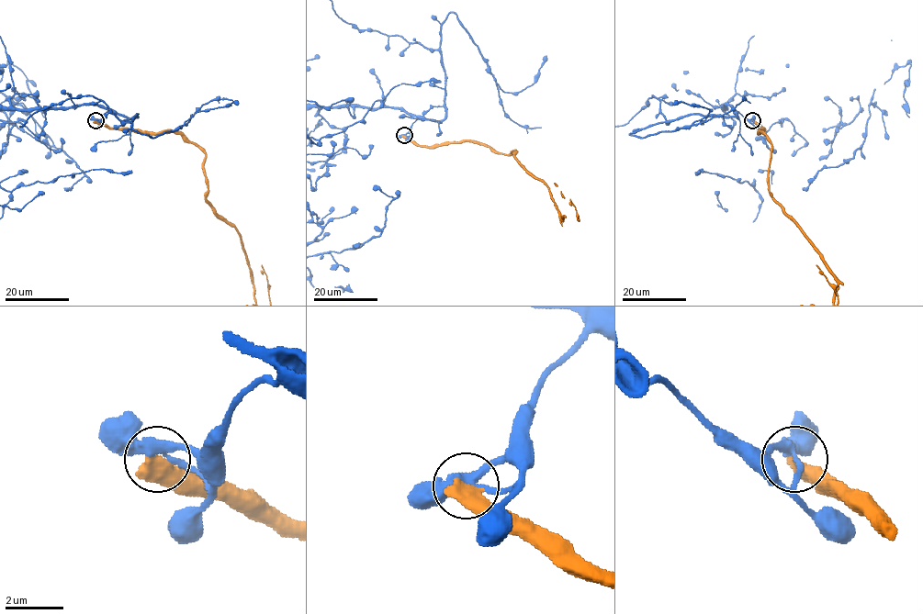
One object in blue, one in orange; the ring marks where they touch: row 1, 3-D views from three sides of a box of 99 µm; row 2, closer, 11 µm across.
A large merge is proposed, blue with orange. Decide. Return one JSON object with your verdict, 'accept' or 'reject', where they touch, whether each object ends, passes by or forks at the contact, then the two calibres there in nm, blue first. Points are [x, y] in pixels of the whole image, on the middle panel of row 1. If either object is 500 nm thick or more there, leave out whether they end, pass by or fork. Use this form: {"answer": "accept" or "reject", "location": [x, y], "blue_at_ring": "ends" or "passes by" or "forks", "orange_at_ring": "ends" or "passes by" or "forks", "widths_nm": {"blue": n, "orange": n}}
{"answer": "reject", "location": [404, 135], "widths_nm": {"blue": 320, "orange": 600}}

